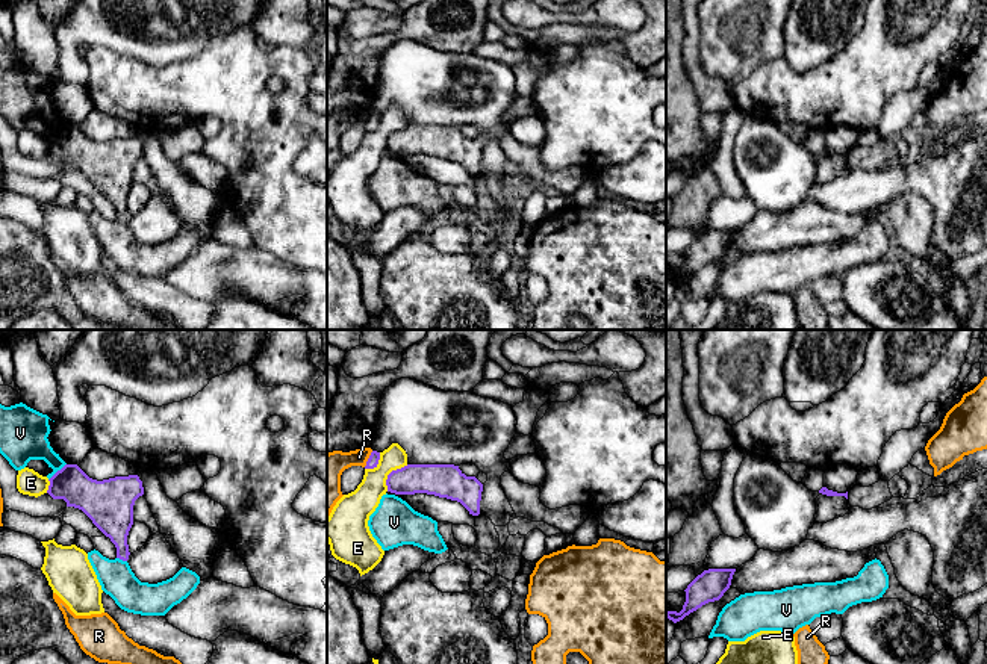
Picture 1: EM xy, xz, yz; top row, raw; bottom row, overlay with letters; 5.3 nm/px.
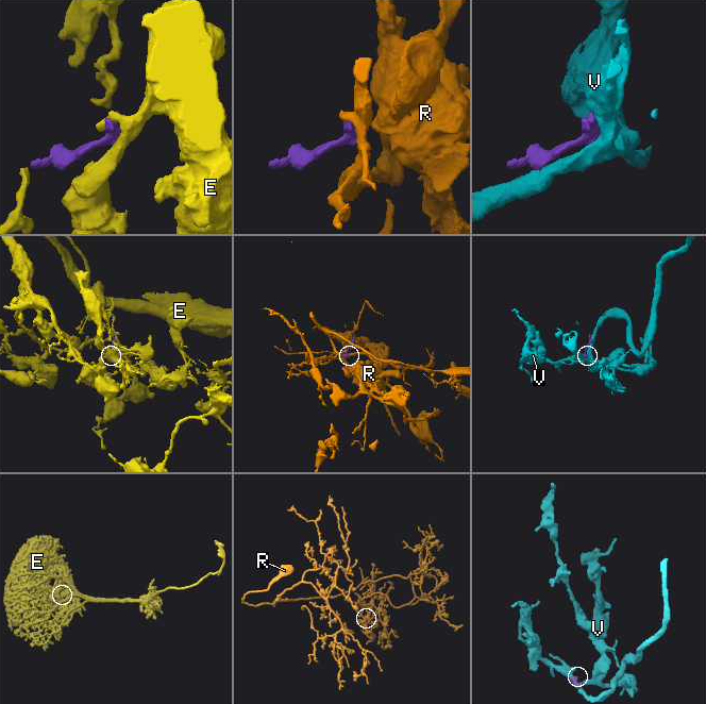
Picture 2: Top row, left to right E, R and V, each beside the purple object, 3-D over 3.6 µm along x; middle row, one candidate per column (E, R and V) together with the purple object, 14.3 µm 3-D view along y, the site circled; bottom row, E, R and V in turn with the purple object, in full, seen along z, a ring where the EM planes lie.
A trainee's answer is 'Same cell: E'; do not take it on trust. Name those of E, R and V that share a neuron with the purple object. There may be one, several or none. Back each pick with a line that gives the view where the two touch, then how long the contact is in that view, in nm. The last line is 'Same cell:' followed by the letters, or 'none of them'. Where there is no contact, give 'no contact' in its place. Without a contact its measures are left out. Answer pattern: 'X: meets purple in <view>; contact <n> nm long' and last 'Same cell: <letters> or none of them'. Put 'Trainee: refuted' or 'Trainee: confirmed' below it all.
Same cell: none of them
Trainee: refuted

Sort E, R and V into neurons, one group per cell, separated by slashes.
E / R / V

